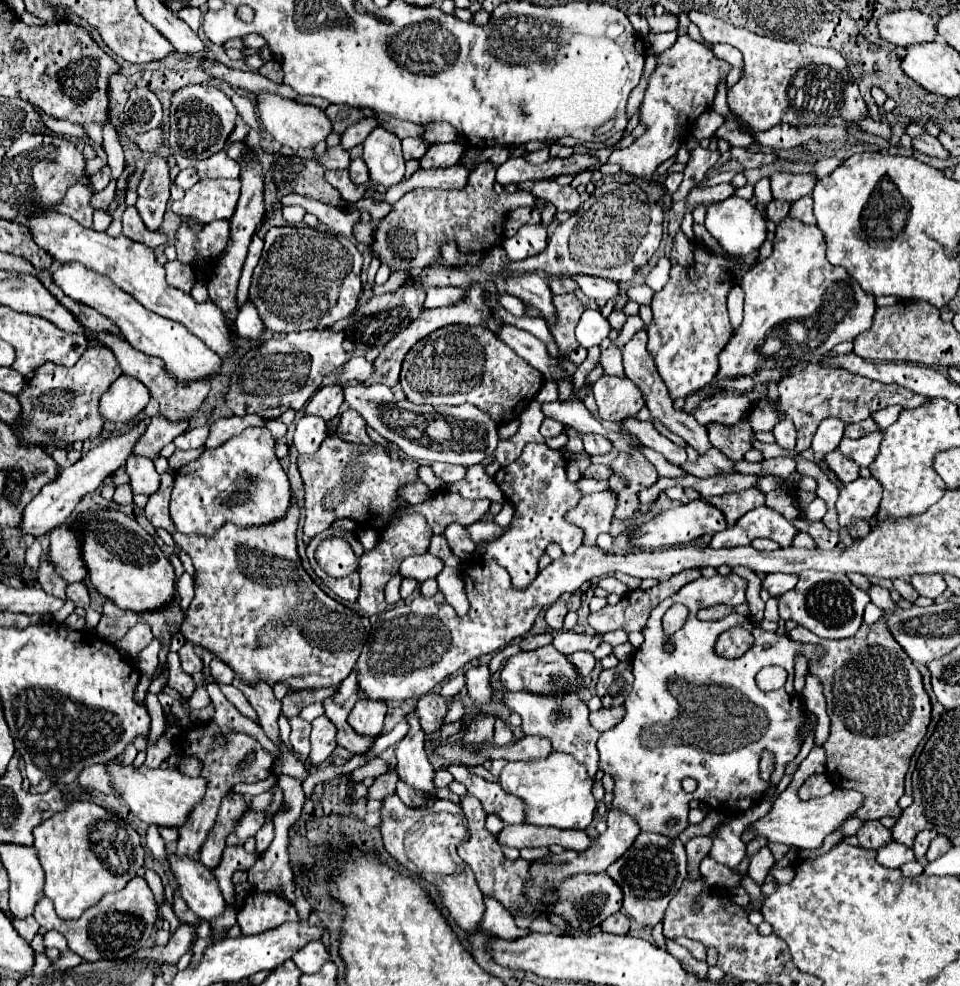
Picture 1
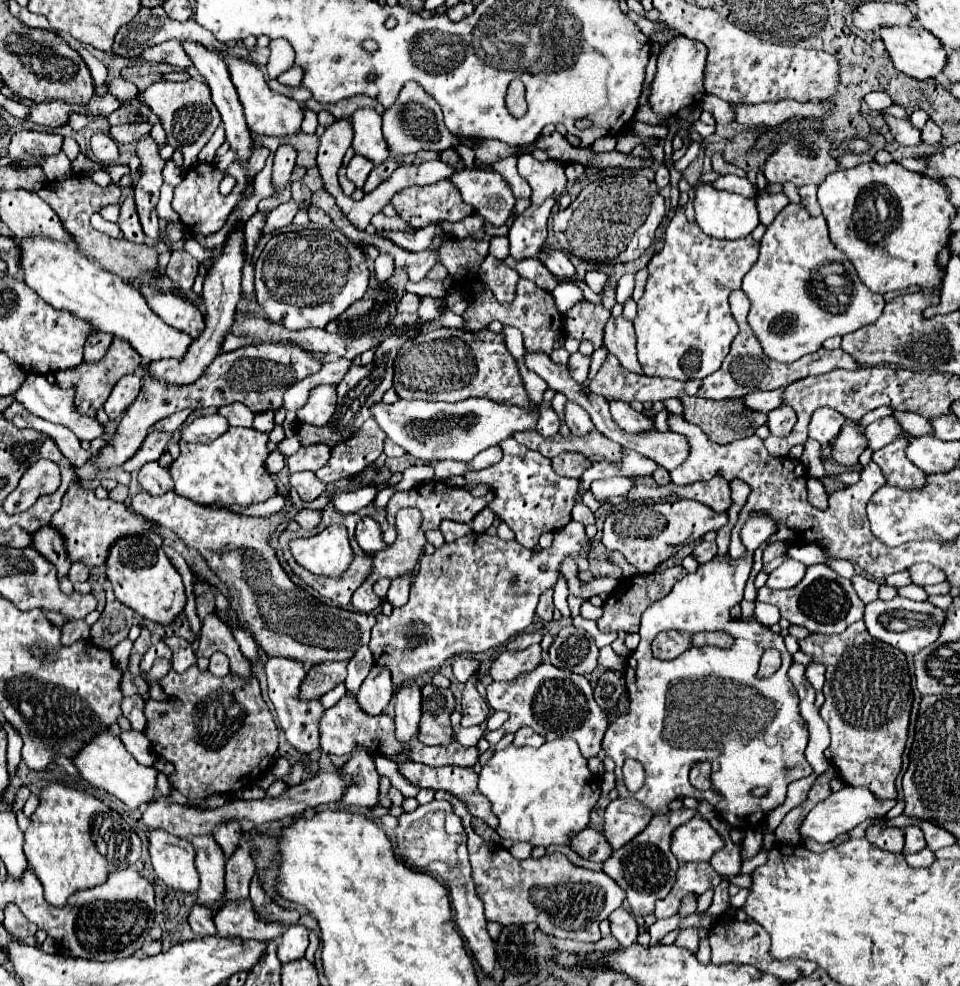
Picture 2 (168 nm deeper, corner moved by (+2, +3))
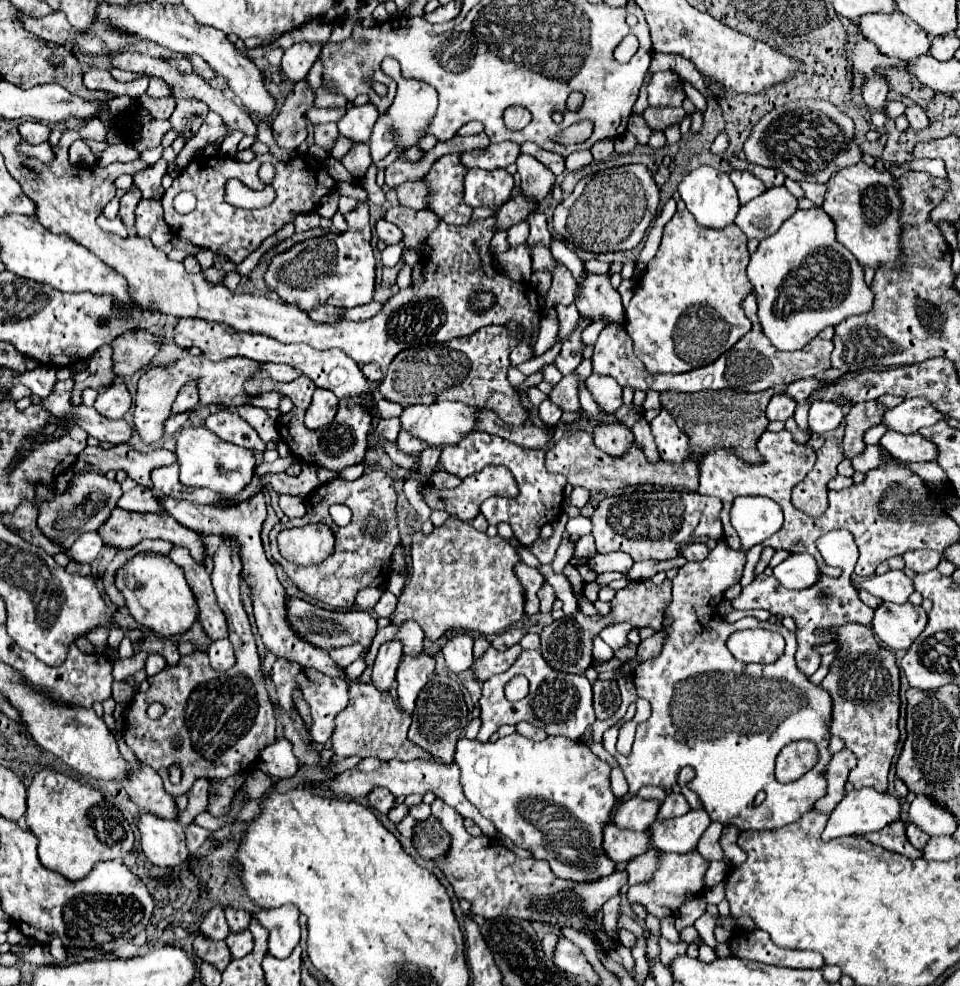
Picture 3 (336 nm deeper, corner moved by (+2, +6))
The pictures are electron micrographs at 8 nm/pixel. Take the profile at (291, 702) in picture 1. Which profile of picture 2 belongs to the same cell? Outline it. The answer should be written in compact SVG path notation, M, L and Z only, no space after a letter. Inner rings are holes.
M332 661L332 663L320 663L310 669L308 679L302 685L300 697L316 697L324 695L330 689L334 689L340 681L346 679L346 661Z

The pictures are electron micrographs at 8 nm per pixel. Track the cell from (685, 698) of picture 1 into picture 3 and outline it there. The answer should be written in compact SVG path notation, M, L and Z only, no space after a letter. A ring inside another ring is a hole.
M740 496L738 500L734 500L730 522L740 537L740 550L730 550L725 541L720 540L706 560L688 562L686 566L678 570L678 576L674 578L672 600L664 608L664 618L670 618L670 626L664 628L666 638L664 638L662 652L650 660L640 662L634 668L632 678L636 684L636 692L640 698L646 698L652 704L652 716L646 722L638 724L630 756L626 758L616 752L616 740L618 740L620 726L634 718L636 704L630 704L626 716L604 732L602 744L618 760L628 780L628 794L636 796L642 786L672 788L678 784L678 772L684 766L692 766L696 770L696 778L688 782L688 788L700 796L712 820L724 826L732 824L740 830L774 830L774 828L782 828L786 824L796 822L804 812L808 812L810 804L814 804L814 800L818 800L818 796L824 796L826 792L824 770L826 770L826 764L830 762L830 752L826 748L830 740L828 722L830 722L832 700L826 694L826 690L810 684L808 678L796 668L794 652L798 648L798 642L790 630L778 624L772 626L770 622L760 622L756 618L744 618L744 620L730 624L718 614L718 604L723 600L726 588L730 588L732 584L738 584L742 578L746 552L758 542L764 542L774 532L780 530L782 510L770 498ZM746 628L766 628L766 630L780 632L786 640L784 654L772 664L744 664L736 660L732 652L728 650L726 640L732 632L746 630ZM796 740L814 742L818 748L818 762L802 778L782 784L774 778L774 772L772 772L774 760L778 756L778 750L782 750L786 744L796 742ZM760 790L766 792L766 800L762 804L754 804L754 798Z

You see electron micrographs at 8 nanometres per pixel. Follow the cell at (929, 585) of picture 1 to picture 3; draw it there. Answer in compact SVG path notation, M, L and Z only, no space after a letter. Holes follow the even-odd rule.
M914 550L914 552L906 552L902 558L910 570L914 570L916 574L922 574L922 572L934 570L940 564L942 554L930 552L930 550Z

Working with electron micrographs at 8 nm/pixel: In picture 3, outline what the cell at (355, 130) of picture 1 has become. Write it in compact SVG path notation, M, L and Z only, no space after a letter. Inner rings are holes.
M358 206L345 216L346 232L322 234L308 238L292 248L274 254L264 274L266 288L274 292L282 302L298 306L304 312L310 308L332 304L340 308L354 308L368 304L374 292L374 254L370 246L370 208Z

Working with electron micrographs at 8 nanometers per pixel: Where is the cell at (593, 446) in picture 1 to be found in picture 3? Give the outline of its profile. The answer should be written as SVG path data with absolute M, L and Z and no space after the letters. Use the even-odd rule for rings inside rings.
M570 374L570 376L564 376L556 386L554 390L550 392L550 400L562 410L562 412L580 412L580 404L578 404L578 376L576 374Z

